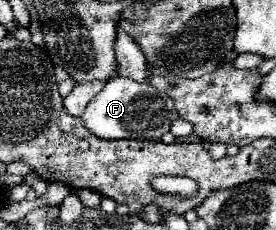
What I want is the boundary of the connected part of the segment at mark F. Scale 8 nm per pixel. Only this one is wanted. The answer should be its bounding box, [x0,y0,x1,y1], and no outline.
[82,76,178,140]

